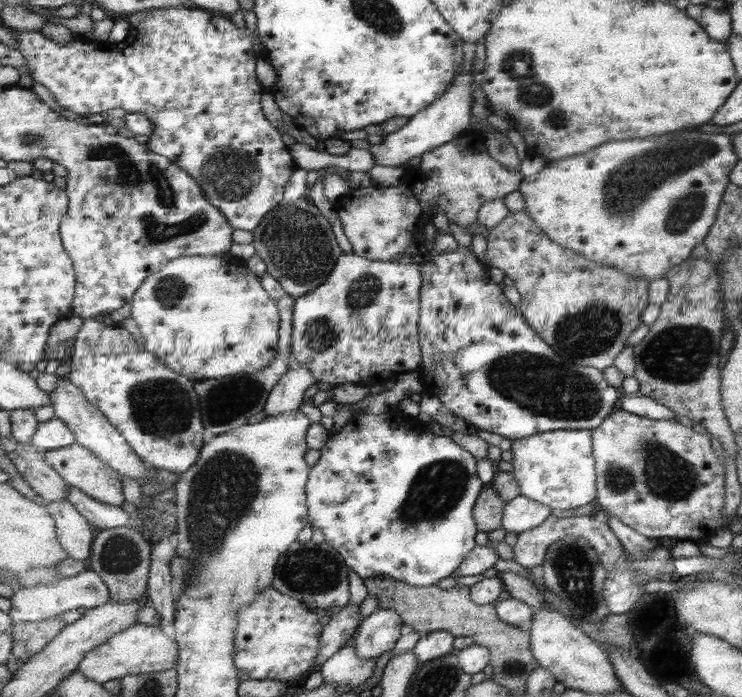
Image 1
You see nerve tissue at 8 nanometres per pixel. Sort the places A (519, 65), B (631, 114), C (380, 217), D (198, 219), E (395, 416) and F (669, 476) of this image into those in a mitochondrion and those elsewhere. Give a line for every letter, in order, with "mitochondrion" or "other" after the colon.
A: mitochondrion
B: other
C: other
D: mitochondrion
E: other
F: mitochondrion

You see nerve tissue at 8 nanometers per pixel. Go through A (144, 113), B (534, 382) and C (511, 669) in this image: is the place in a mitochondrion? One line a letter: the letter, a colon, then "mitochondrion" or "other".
A: other
B: mitochondrion
C: mitochondrion

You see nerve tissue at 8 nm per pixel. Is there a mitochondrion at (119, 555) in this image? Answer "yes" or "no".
yes

